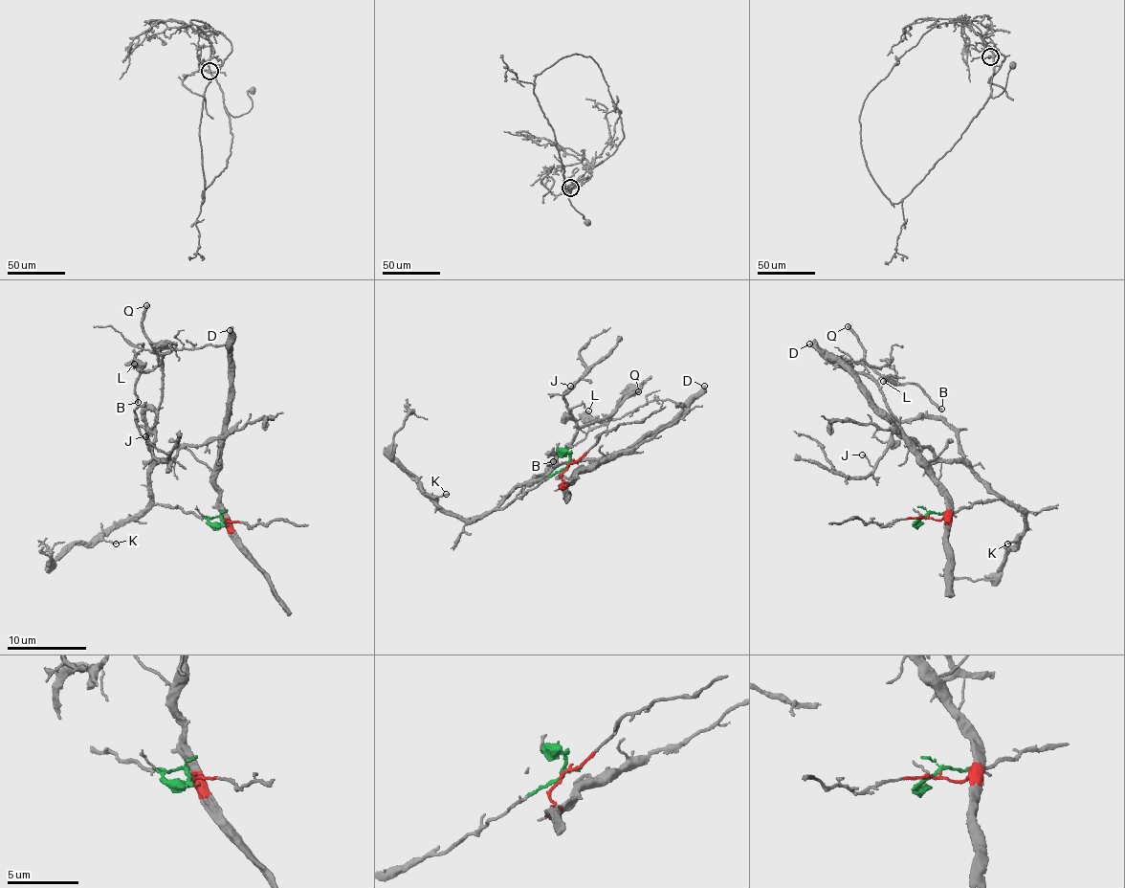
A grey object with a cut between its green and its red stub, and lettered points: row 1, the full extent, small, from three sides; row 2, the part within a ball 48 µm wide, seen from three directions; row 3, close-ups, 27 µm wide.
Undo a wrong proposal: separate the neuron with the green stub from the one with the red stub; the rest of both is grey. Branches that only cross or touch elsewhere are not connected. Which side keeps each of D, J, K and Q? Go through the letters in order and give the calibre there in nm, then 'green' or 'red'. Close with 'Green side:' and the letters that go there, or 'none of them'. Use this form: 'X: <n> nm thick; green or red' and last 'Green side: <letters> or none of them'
D: 550 nm thick; red
J: 120 nm thick; green
K: 120 nm thick; green
Q: 280 nm thick; red
Green side: J, K

